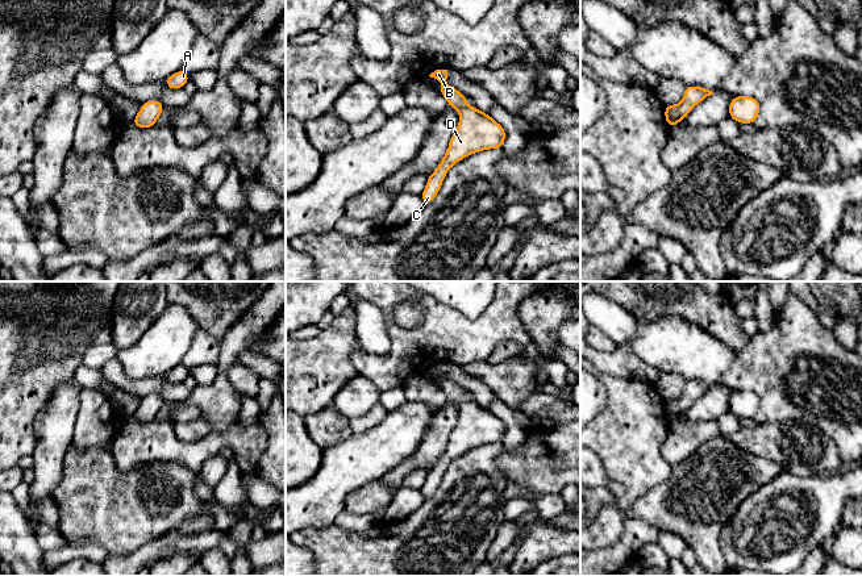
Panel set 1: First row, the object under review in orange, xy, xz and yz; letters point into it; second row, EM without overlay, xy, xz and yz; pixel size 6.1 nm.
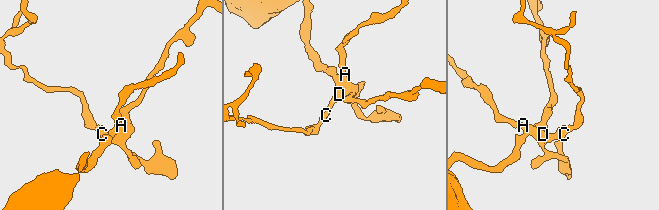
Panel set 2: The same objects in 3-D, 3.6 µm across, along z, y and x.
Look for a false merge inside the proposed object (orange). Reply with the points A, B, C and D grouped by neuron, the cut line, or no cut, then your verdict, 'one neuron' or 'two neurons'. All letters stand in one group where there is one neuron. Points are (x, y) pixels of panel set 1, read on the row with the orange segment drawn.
groups A B C D; cut none; one neuron

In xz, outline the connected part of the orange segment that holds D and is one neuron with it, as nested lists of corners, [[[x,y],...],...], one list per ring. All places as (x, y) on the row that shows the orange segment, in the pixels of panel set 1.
[[[436,70],[429,76],[441,82],[441,95],[446,99],[449,107],[457,109],[462,120],[457,125],[444,159],[436,171],[429,175],[426,187],[420,195],[425,205],[437,197],[453,164],[482,150],[501,150],[507,135],[504,128],[492,120],[488,113],[480,112],[476,107],[469,107],[466,95],[446,84],[447,70]]]

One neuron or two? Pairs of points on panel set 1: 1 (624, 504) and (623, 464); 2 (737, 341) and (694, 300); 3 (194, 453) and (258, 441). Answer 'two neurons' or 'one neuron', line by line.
1: one neuron
2: one neuron
3: one neuron

